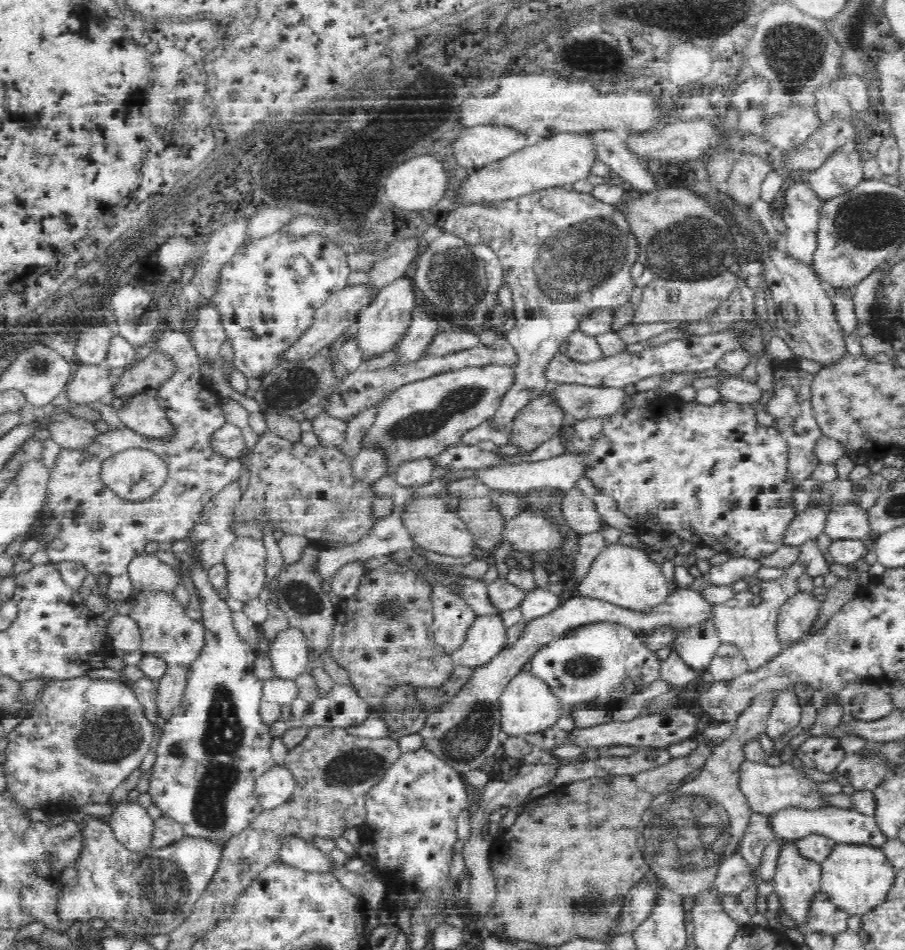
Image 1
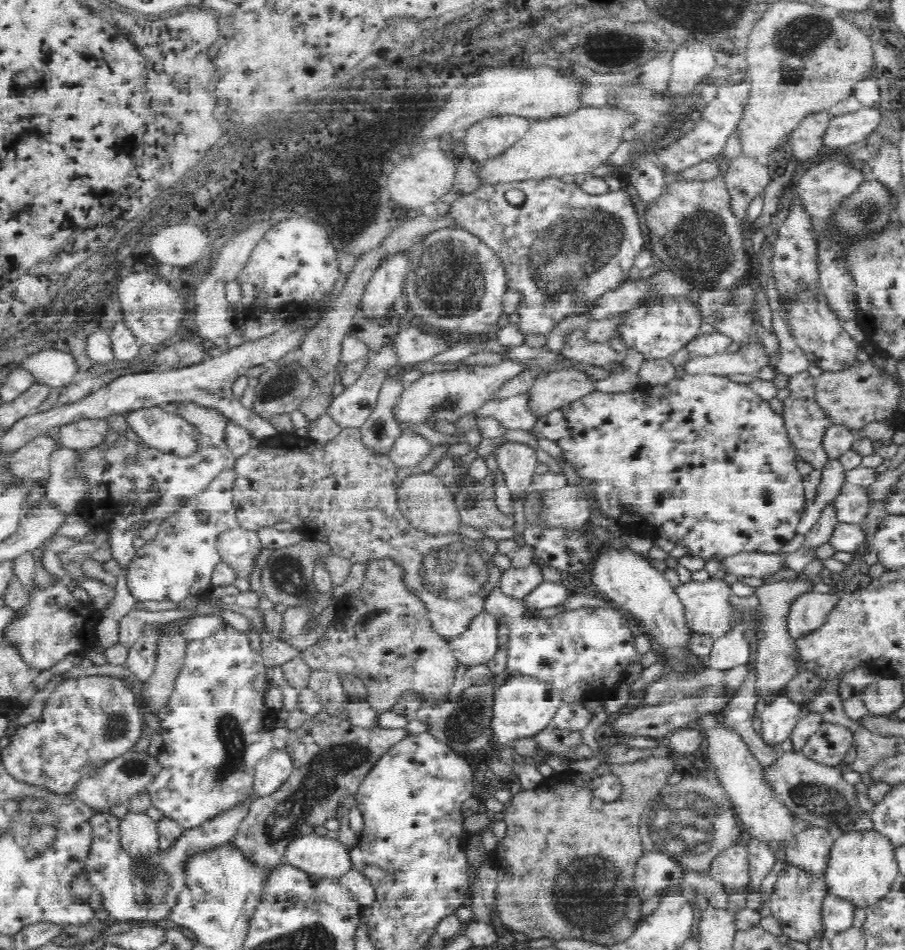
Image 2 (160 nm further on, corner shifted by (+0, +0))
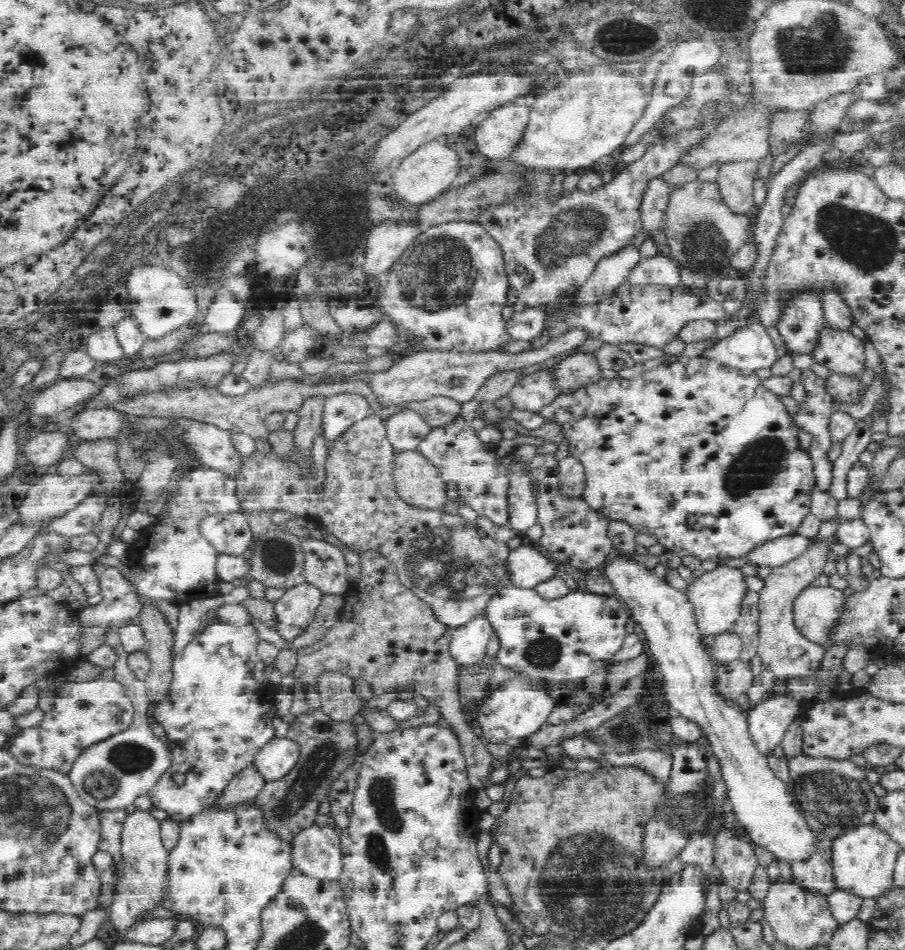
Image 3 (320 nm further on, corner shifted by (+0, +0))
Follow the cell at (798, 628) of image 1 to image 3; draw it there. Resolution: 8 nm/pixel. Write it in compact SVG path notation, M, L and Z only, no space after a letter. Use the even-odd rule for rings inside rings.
M832 587L806 588L793 606L793 622L807 640L824 645L829 631L842 615L844 593Z

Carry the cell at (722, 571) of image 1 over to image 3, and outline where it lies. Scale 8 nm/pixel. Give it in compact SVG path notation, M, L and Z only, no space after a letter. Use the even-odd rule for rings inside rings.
M802 535L782 536L778 540L766 541L762 546L744 554L744 560L750 566L764 566L764 568L780 568L791 560L802 556L806 549L807 538Z

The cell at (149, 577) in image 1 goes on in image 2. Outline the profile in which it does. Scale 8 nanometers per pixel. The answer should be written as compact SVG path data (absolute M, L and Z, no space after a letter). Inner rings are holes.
M234 469L223 472L198 497L191 501L172 517L167 523L159 526L157 537L141 549L136 550L134 560L129 566L127 588L135 602L174 602L179 604L188 596L197 596L201 591L211 587L211 577L217 562L220 561L219 551L216 549L217 540L230 531L234 524L233 488L236 478Z

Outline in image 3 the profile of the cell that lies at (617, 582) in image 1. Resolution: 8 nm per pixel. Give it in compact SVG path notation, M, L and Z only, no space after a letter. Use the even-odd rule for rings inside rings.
M631 556L612 558L608 564L601 567L601 575L606 577L614 587L614 598L629 609L633 623L638 623L646 635L647 647L654 664L658 664L663 678L665 699L670 707L678 711L680 717L698 726L706 737L707 754L718 760L718 769L722 783L726 787L726 798L732 802L732 812L735 820L741 826L744 837L762 848L766 848L777 859L796 860L808 858L814 850L814 835L808 823L800 813L799 806L793 800L784 781L781 781L770 769L766 755L758 750L757 744L750 735L747 718L729 701L724 701L718 693L714 692L716 673L714 664L711 663L707 649L703 646L702 638L698 633L695 613L686 597L685 592L673 588L666 580L662 580L642 564L634 561Z

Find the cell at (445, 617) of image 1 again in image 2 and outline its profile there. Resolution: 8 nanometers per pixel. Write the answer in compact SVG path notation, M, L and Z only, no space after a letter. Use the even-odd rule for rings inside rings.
M343 428L334 440L313 444L305 448L300 446L285 448L259 444L239 457L235 466L236 478L233 488L234 525L250 532L260 528L274 526L278 522L288 522L307 539L326 543L330 554L356 562L369 562L382 556L392 556L404 567L408 574L407 586L425 603L429 613L429 622L439 638L454 642L460 638L472 620L482 609L482 598L494 589L500 588L501 568L492 561L493 555L486 552L478 542L472 542L463 535L428 537L420 531L414 531L404 521L393 488L396 467L388 457L374 457L362 445L359 428Z

